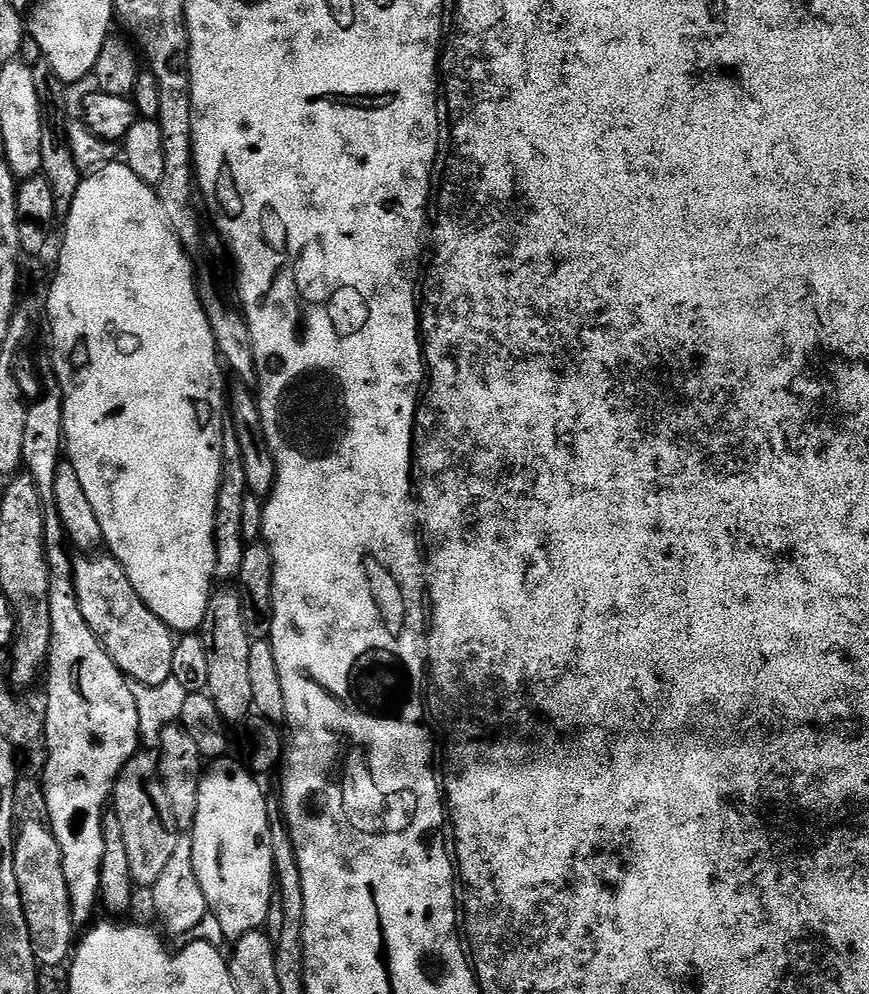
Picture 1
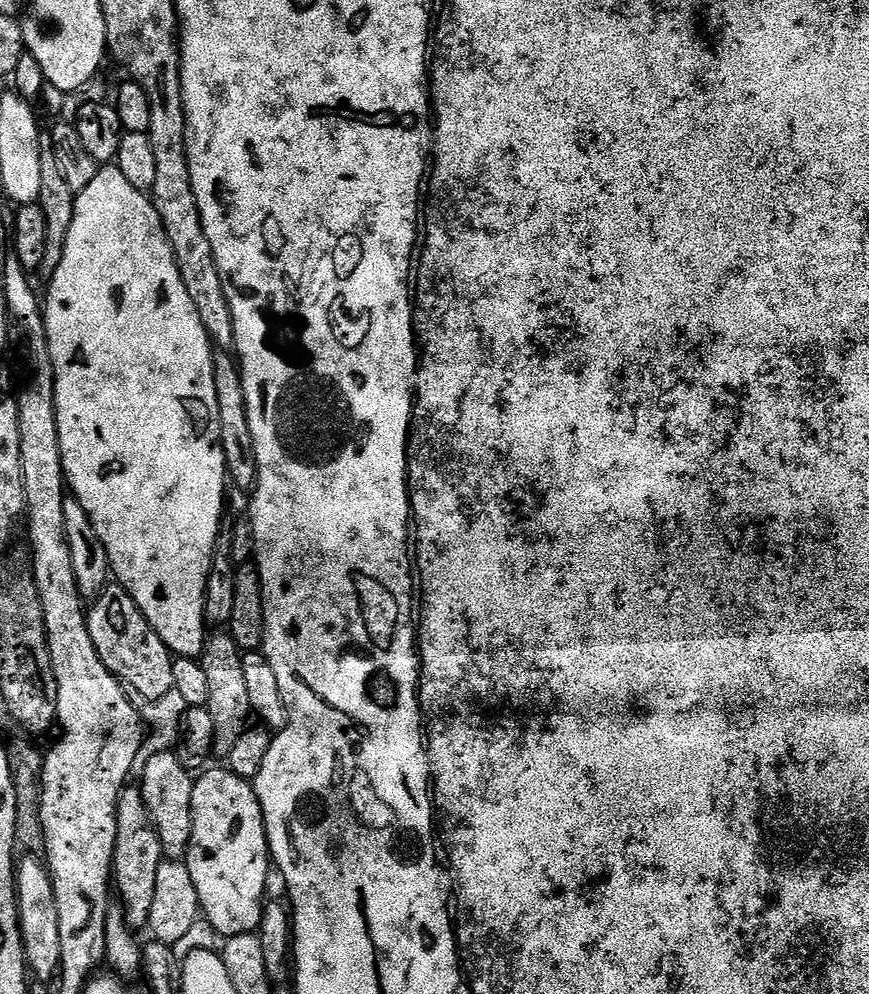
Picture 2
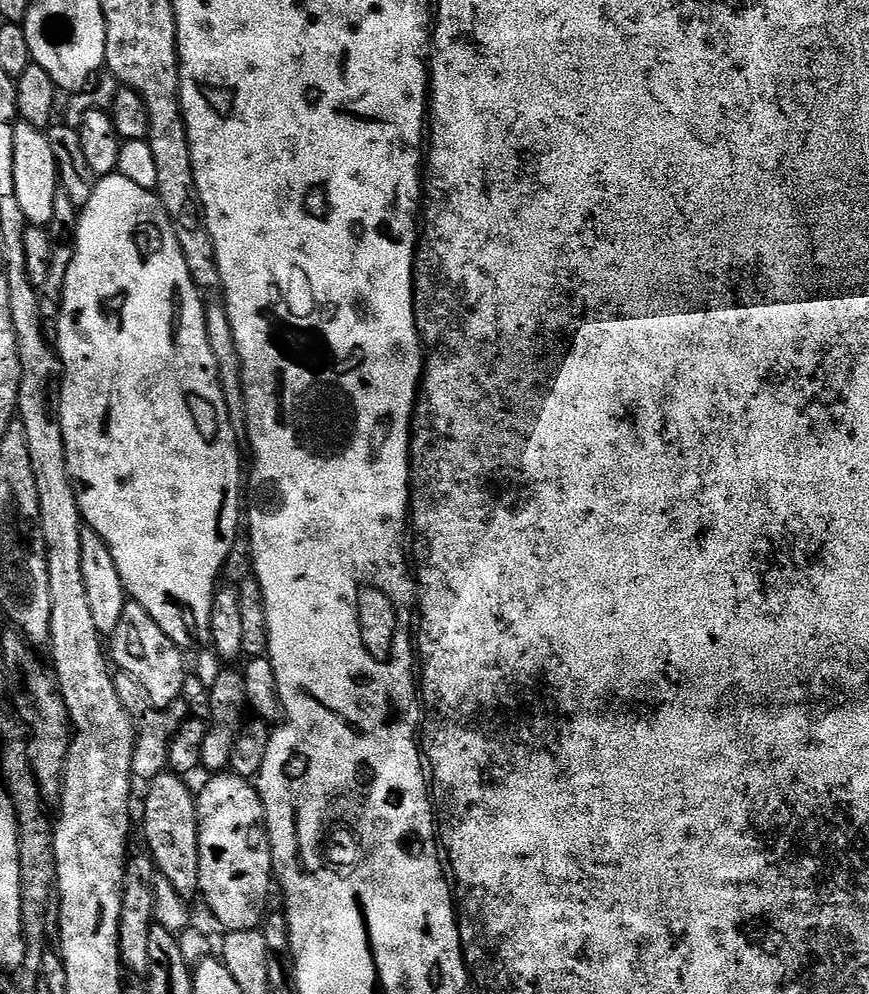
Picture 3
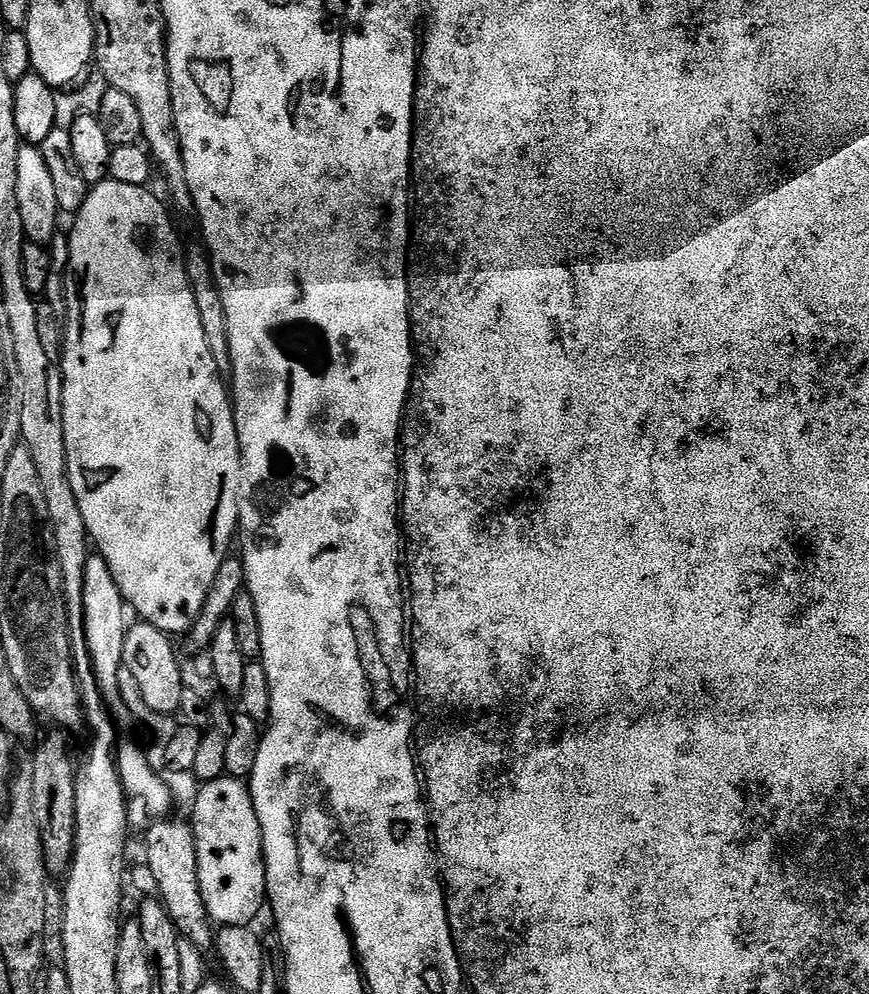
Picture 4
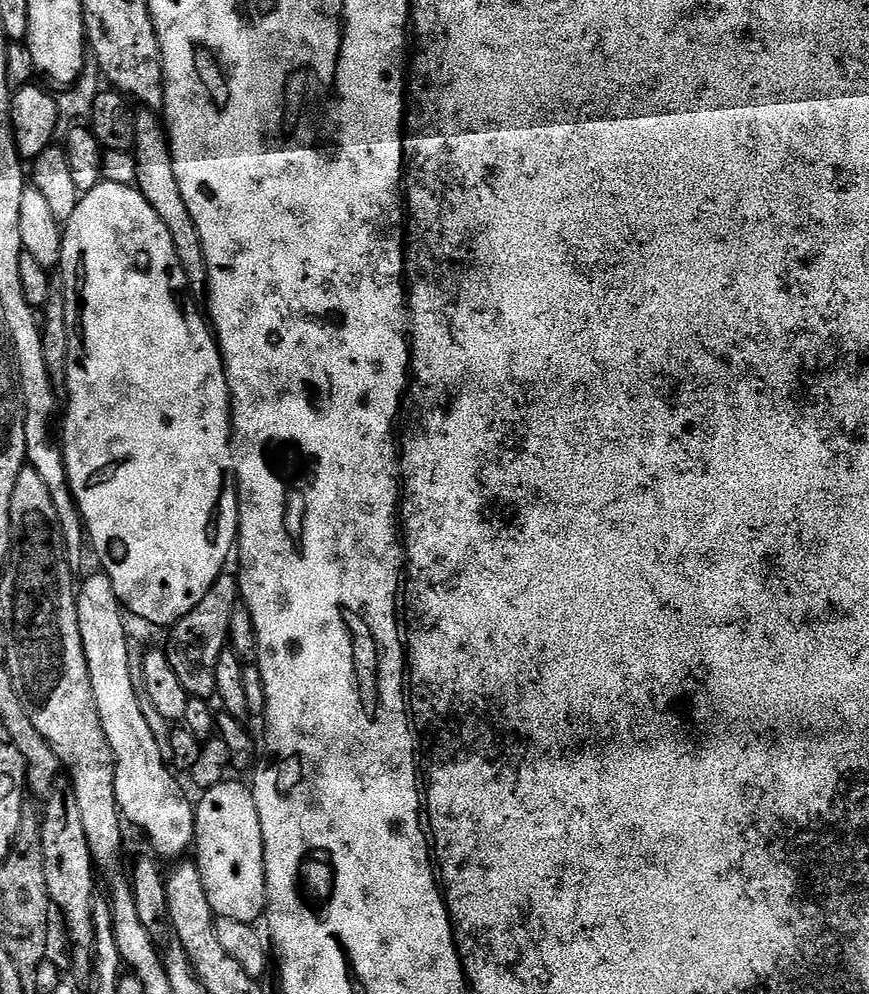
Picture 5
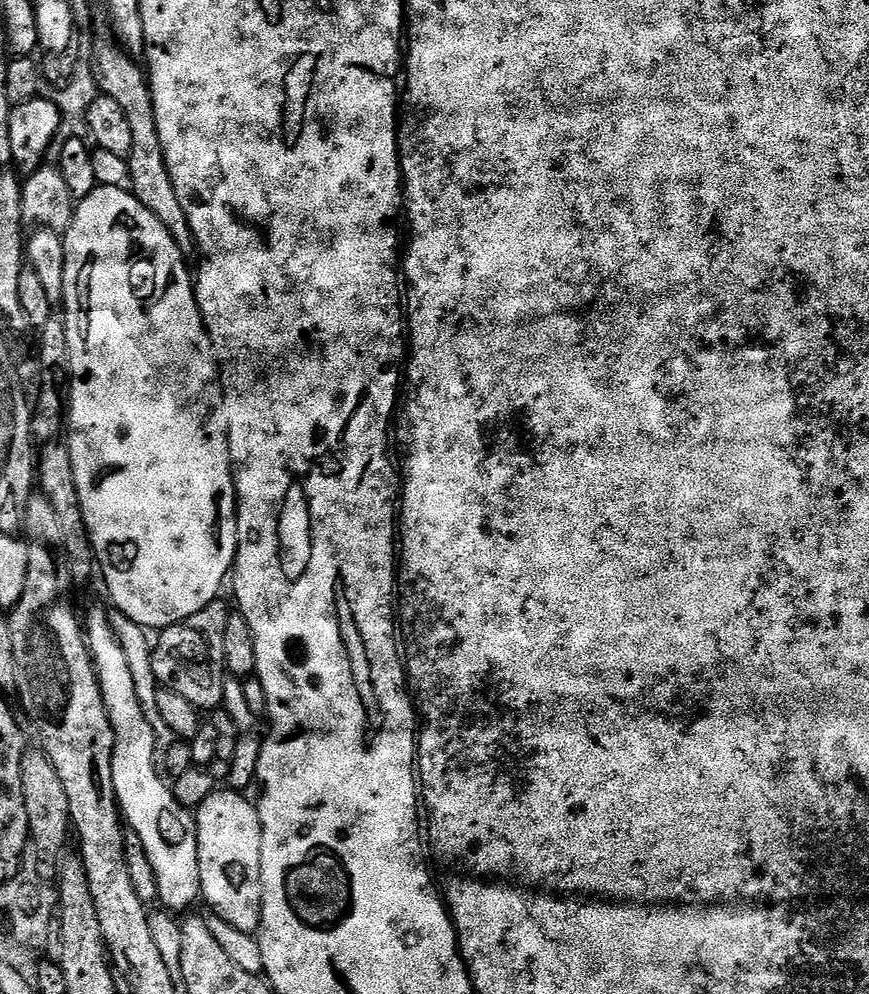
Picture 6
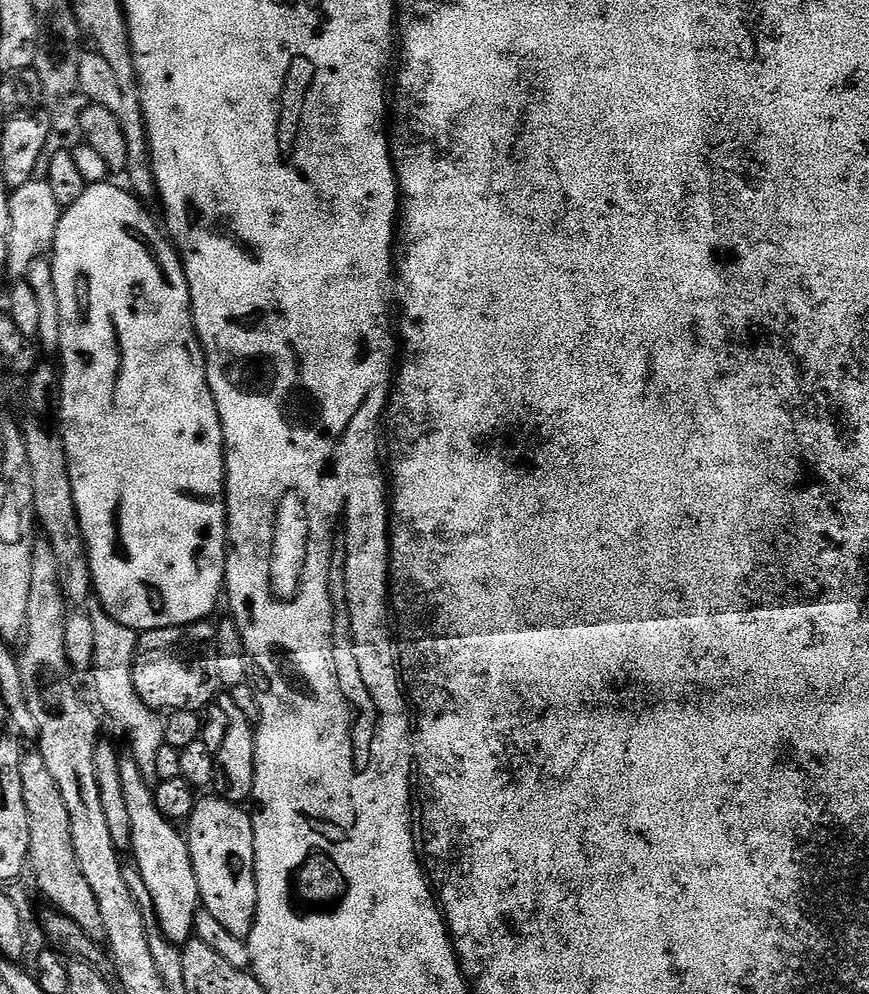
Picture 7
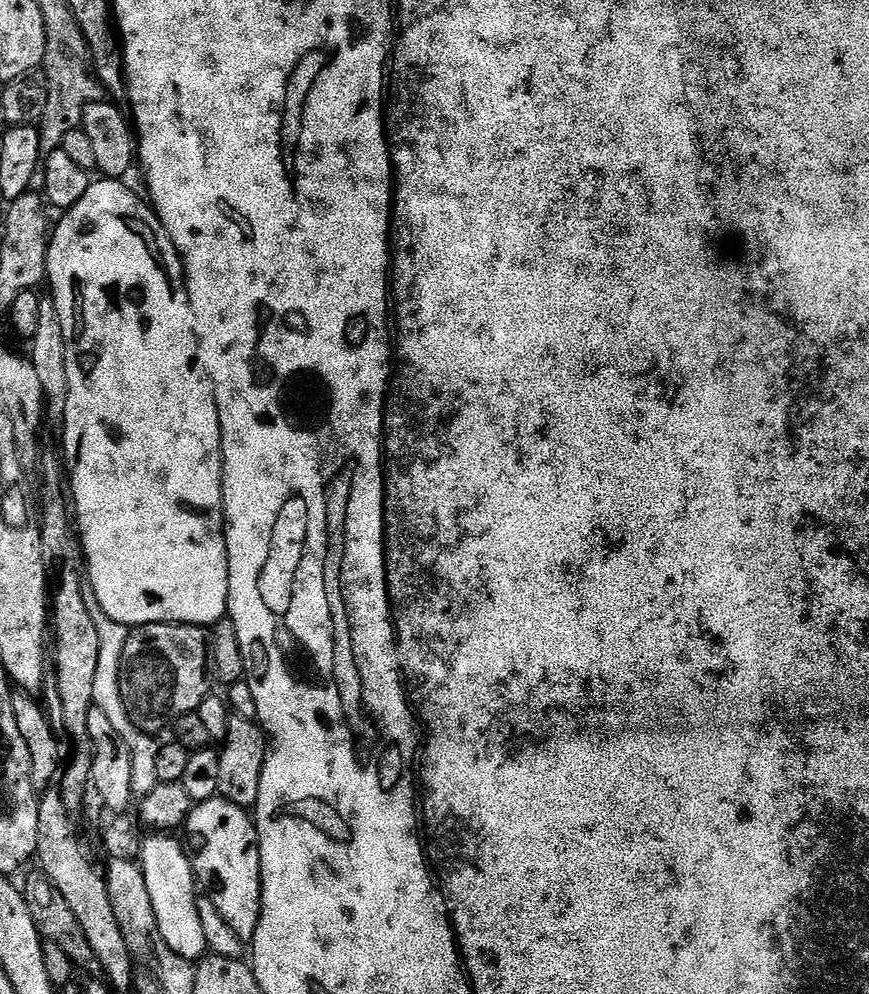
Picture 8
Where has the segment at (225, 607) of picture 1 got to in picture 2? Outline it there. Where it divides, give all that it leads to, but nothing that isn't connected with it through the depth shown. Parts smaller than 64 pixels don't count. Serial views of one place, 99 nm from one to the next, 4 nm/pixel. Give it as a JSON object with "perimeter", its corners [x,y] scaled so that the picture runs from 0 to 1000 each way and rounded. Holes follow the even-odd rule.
{"perimeter":[[[253,634],[250,640],[241,639],[235,645],[235,658],[229,661],[232,674],[237,674],[237,683],[242,702],[237,709],[243,724],[246,725],[245,758],[250,762],[260,763],[265,755],[269,755],[269,746],[278,742],[278,738],[287,731],[288,721],[291,719],[288,701],[283,695],[283,681],[278,679],[278,657],[269,646],[269,642],[261,635]]]}

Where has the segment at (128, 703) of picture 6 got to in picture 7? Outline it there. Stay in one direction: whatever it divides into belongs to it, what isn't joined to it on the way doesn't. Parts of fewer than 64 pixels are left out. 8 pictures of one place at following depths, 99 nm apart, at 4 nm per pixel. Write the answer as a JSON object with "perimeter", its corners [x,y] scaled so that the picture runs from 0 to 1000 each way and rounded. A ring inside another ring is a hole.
{"perimeter":[[[143,763],[138,766],[140,791],[145,799],[145,815],[150,815],[152,828],[152,852],[157,857],[155,872],[173,895],[175,910],[180,916],[178,925],[189,937],[189,941],[204,952],[211,952],[222,945],[226,932],[226,920],[231,912],[230,896],[226,880],[221,874],[221,864],[216,858],[216,847],[211,836],[207,837],[199,826],[186,819],[180,810],[180,798],[176,790],[168,787],[163,775],[155,764]]]}

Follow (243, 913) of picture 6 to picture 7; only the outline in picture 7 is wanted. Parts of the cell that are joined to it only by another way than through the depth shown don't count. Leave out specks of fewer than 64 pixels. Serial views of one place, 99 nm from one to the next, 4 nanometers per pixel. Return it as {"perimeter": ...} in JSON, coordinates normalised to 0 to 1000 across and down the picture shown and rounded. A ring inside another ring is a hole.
{"perimeter":[[[244,799],[241,805],[231,804],[221,820],[214,826],[214,844],[216,858],[221,864],[221,874],[228,887],[230,907],[234,916],[246,920],[265,940],[276,946],[284,946],[295,927],[295,860],[292,859],[292,835],[290,822],[274,809],[254,805],[252,800]]]}

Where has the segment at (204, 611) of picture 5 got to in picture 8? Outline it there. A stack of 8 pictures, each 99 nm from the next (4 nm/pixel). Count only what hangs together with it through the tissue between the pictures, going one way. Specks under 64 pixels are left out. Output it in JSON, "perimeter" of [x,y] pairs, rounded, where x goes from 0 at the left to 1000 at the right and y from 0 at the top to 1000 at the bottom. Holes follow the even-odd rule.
{"perimeter":[[[168,628],[158,631],[144,643],[138,656],[138,702],[148,723],[162,737],[181,738],[189,731],[201,729],[205,722],[226,716],[242,699],[242,665],[239,663],[241,637],[234,631],[220,628]]]}

